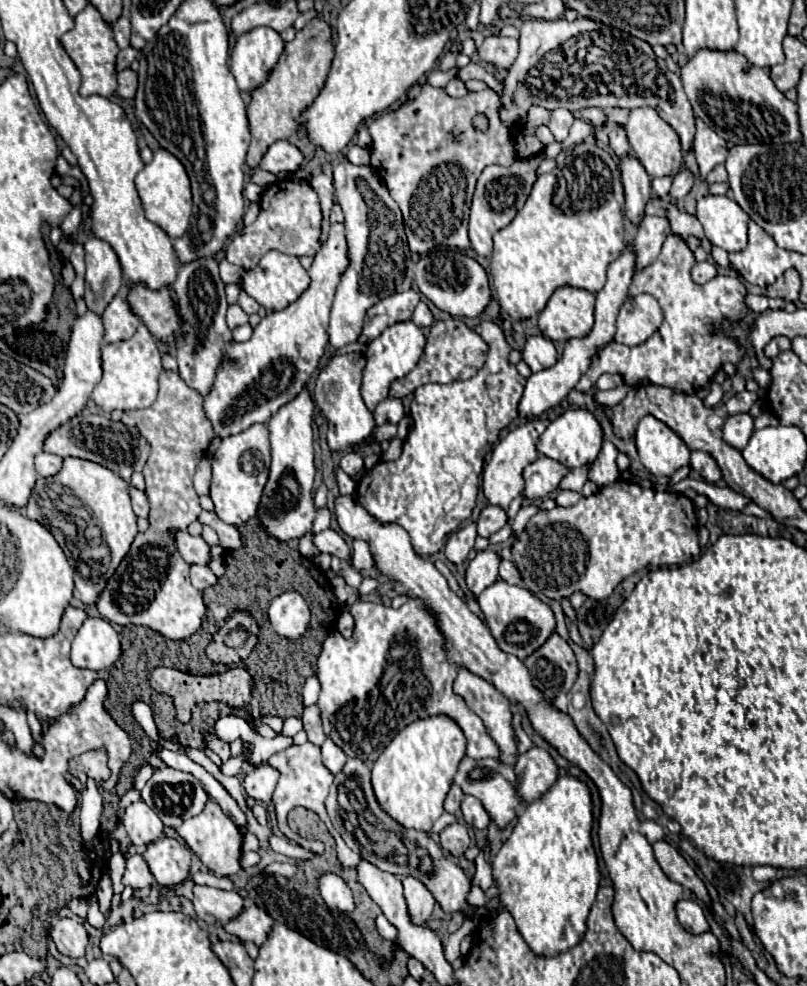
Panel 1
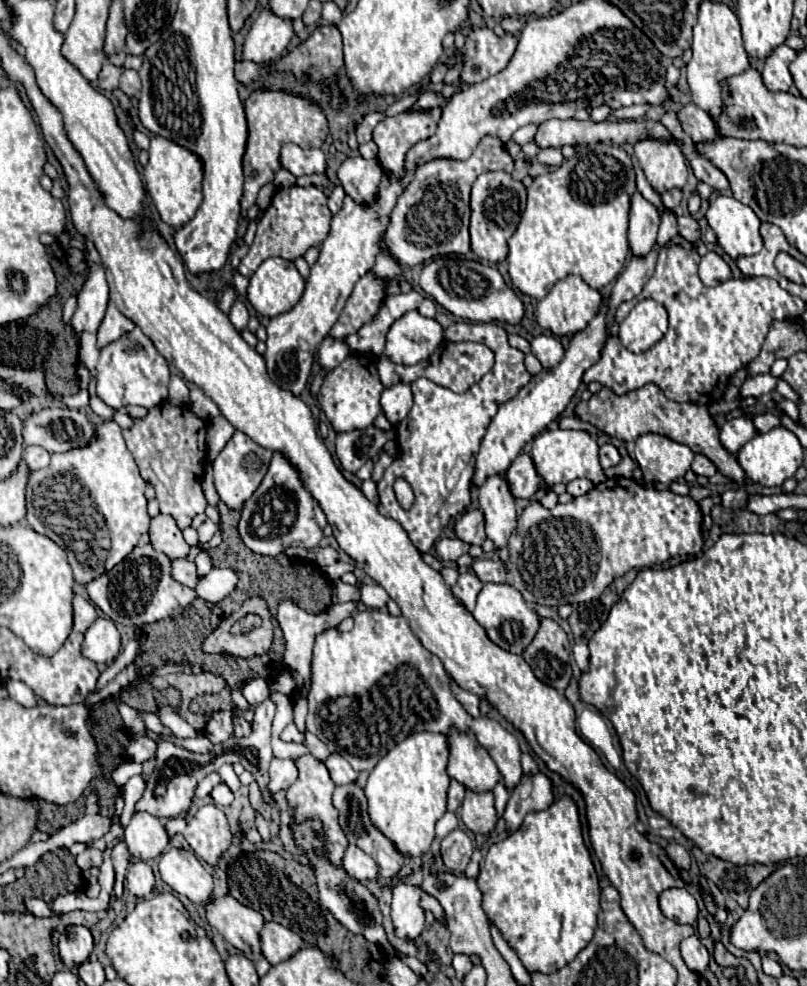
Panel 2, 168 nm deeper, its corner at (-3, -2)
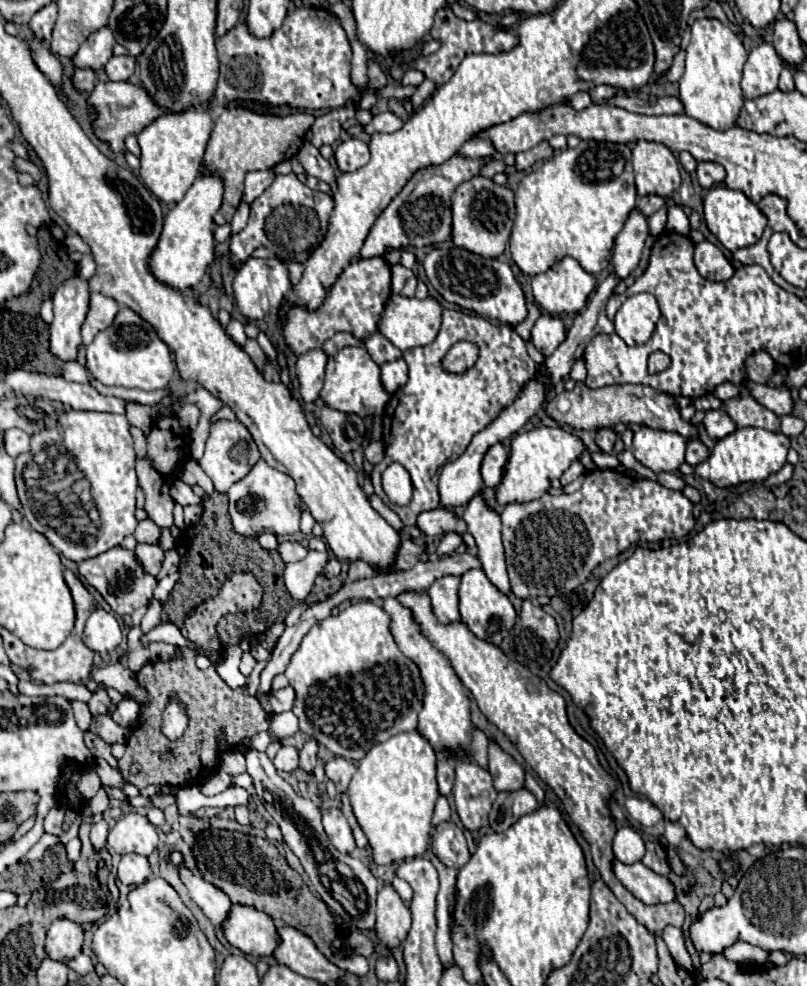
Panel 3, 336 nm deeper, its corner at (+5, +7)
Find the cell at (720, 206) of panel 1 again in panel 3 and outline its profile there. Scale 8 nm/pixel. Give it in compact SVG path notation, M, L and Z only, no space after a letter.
M713 186L707 196L705 196L705 222L707 228L717 236L717 240L727 248L727 250L737 250L743 246L753 246L765 226L767 226L767 218L763 216L763 212L739 190L729 190L725 186Z

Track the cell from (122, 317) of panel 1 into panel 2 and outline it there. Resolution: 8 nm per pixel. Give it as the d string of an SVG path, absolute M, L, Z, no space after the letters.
M109 303L105 319L97 331L97 349L103 349L105 345L117 341L121 335L129 333L129 329L133 329L133 321L127 319L113 303Z

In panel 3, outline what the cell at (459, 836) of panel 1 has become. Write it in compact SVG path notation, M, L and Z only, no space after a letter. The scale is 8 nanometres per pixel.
M441 822L433 830L433 854L449 868L461 868L469 860L463 830L453 822Z

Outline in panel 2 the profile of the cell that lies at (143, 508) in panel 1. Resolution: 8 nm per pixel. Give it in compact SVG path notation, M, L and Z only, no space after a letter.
M159 515L151 519L149 537L151 537L153 549L165 553L169 559L187 557L189 553L189 545L185 543L181 529L177 529L177 523L169 515Z

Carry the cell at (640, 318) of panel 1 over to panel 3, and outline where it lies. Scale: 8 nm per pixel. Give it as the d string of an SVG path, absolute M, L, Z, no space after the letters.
M651 294L629 296L615 314L615 332L627 346L637 346L649 340L661 312Z

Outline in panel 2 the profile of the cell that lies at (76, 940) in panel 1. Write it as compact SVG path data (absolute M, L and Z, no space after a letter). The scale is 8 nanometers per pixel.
M75 925L75 927L69 927L67 933L61 935L59 957L67 969L73 969L73 967L79 967L81 963L85 963L87 957L91 955L91 951L93 951L93 937L87 927Z

